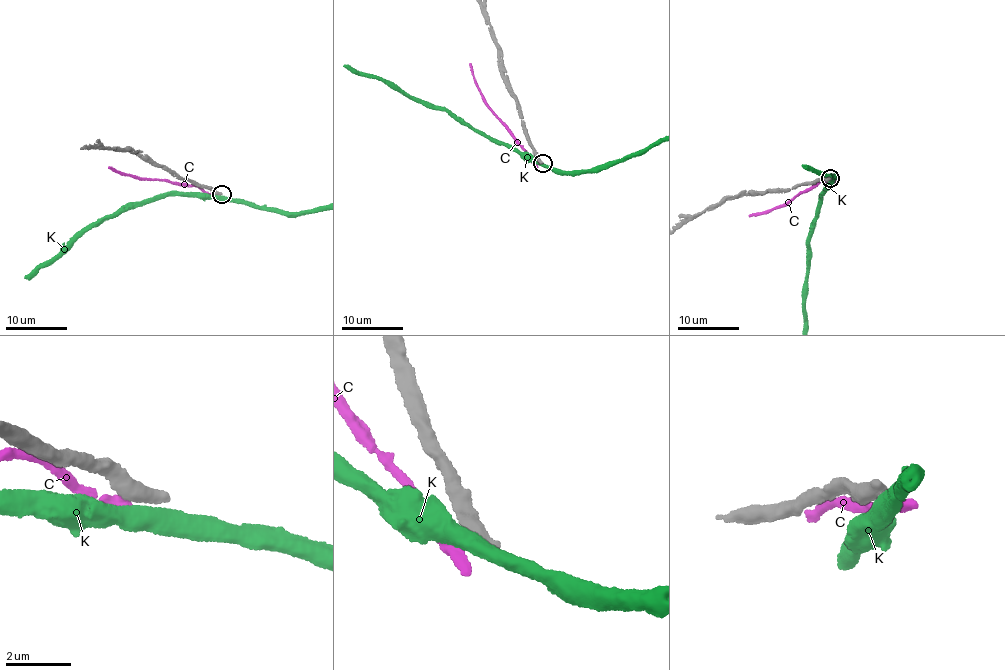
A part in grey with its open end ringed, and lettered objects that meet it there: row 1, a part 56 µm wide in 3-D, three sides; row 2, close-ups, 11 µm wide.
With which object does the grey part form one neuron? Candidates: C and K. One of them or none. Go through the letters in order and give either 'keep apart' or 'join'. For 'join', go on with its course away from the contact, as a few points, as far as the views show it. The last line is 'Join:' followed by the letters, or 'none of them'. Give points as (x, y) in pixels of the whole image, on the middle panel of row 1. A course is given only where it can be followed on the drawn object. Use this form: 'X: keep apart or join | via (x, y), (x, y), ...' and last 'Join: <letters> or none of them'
C: keep apart
K: keep apart
Join: none of them

